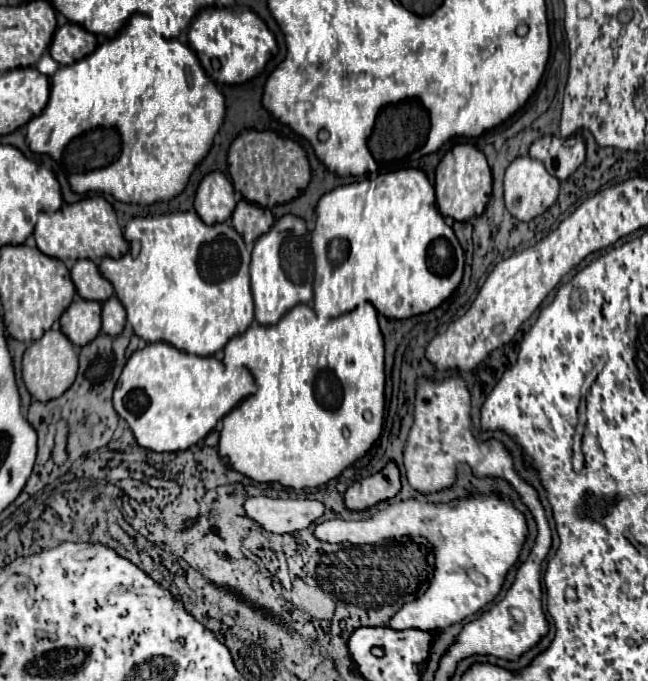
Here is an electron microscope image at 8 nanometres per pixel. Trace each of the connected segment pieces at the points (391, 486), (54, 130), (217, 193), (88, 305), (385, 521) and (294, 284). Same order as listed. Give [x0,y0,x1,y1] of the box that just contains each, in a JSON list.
[[344,463,400,511],[26,15,224,205],[194,171,236,225],[60,297,102,347],[314,495,528,631],[250,215,314,325]]

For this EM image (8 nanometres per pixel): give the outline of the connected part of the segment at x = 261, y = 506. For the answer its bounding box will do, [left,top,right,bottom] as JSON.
[244,497,324,533]

